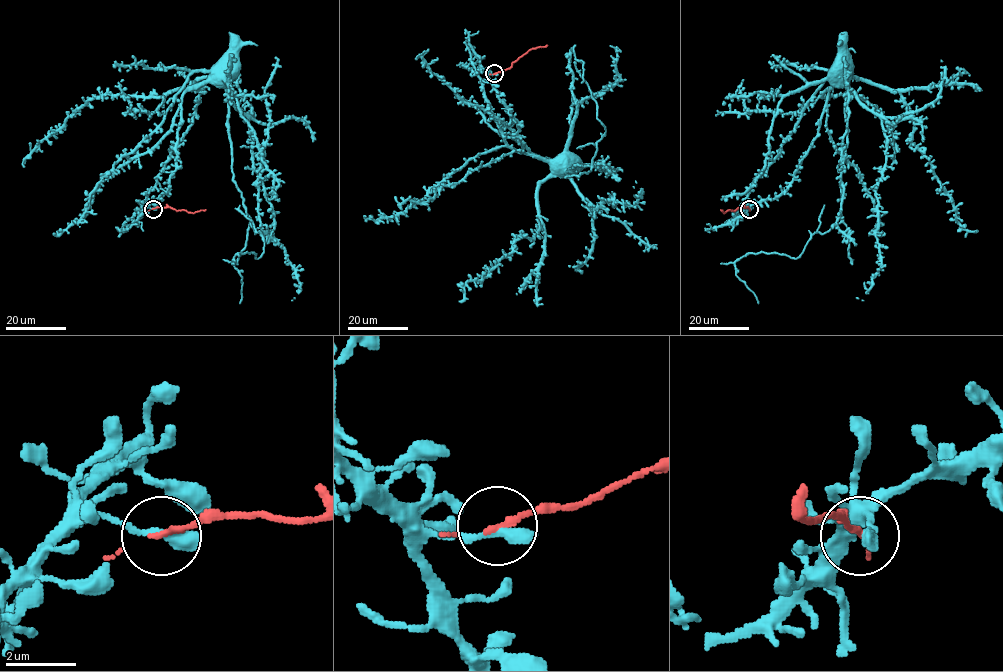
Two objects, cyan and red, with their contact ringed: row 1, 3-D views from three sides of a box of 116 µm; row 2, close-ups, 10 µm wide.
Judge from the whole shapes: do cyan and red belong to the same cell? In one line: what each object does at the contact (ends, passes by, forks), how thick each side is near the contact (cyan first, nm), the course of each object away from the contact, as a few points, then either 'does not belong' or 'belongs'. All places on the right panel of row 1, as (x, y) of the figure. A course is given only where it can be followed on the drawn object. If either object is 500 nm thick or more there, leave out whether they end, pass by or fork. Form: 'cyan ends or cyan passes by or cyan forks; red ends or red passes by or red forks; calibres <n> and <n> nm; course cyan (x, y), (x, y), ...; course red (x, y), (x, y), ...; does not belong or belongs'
cyan ends; red passes by; calibres 400 and 130 nm; course cyan (749, 209), (787, 188), (831, 88), (843, 86), (841, 221), (796, 258), (738, 258), (758, 303); course red (749, 209), (738, 207), (724, 213), (721, 210); does not belong

